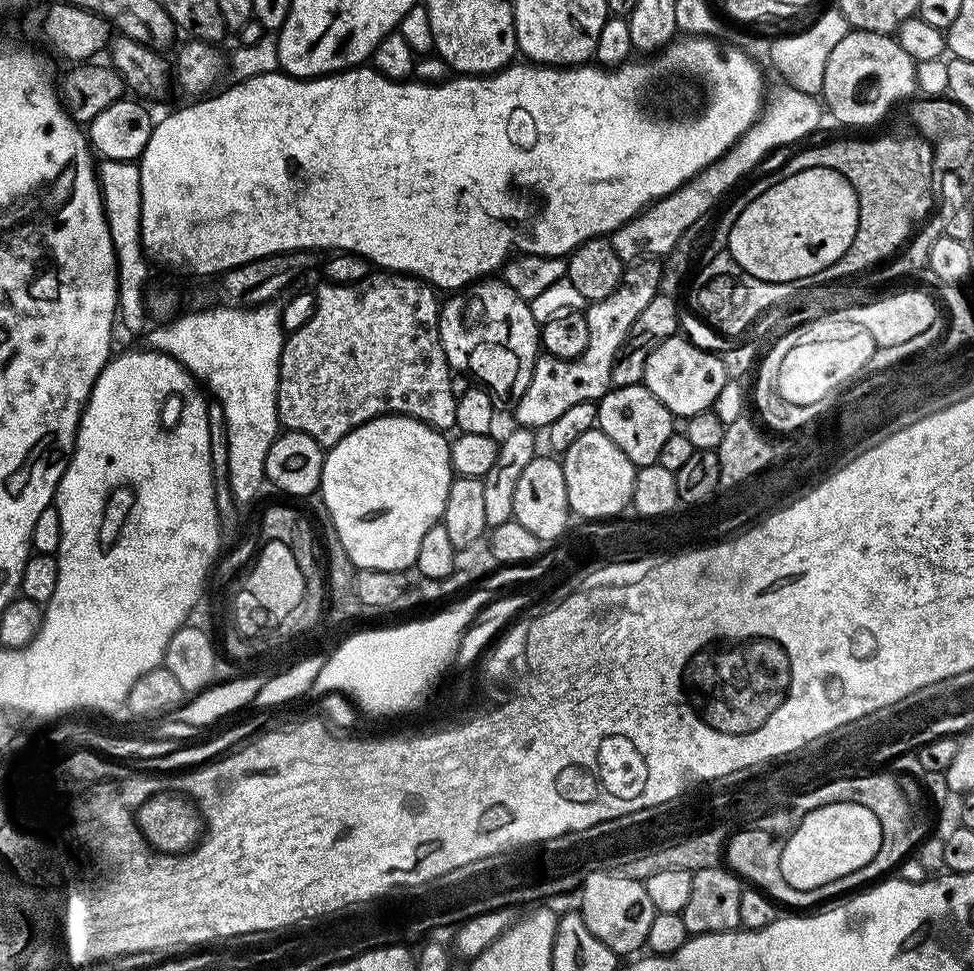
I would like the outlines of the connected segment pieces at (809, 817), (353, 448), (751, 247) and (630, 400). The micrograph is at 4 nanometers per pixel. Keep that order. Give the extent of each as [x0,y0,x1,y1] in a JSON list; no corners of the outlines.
[[779,802,886,890],[318,414,454,573],[726,168,858,282],[596,382,674,468]]

